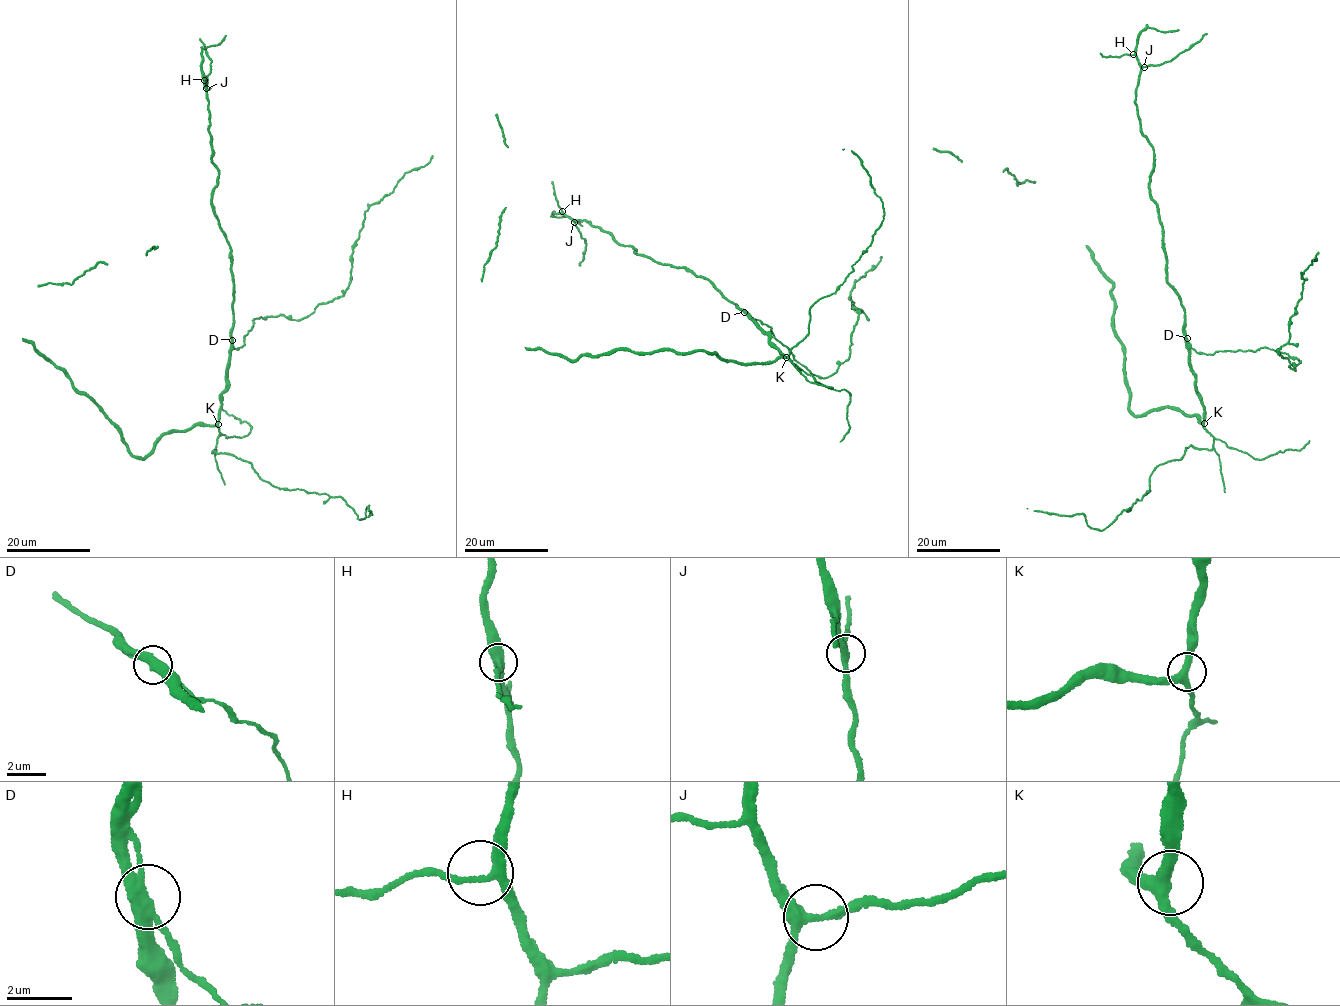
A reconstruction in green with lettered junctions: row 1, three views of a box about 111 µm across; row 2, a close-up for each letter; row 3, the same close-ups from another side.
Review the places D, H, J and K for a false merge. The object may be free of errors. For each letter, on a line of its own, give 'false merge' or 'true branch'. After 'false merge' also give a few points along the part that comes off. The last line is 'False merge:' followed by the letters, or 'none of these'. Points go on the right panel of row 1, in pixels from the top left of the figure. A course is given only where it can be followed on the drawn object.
D: true branch
H: true branch
J: true branch
K: true branch
False merge: none of these

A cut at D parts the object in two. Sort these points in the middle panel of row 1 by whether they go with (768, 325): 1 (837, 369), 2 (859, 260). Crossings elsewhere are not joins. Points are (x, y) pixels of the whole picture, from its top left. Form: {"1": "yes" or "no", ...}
{"1": "yes", "2": "no"}

